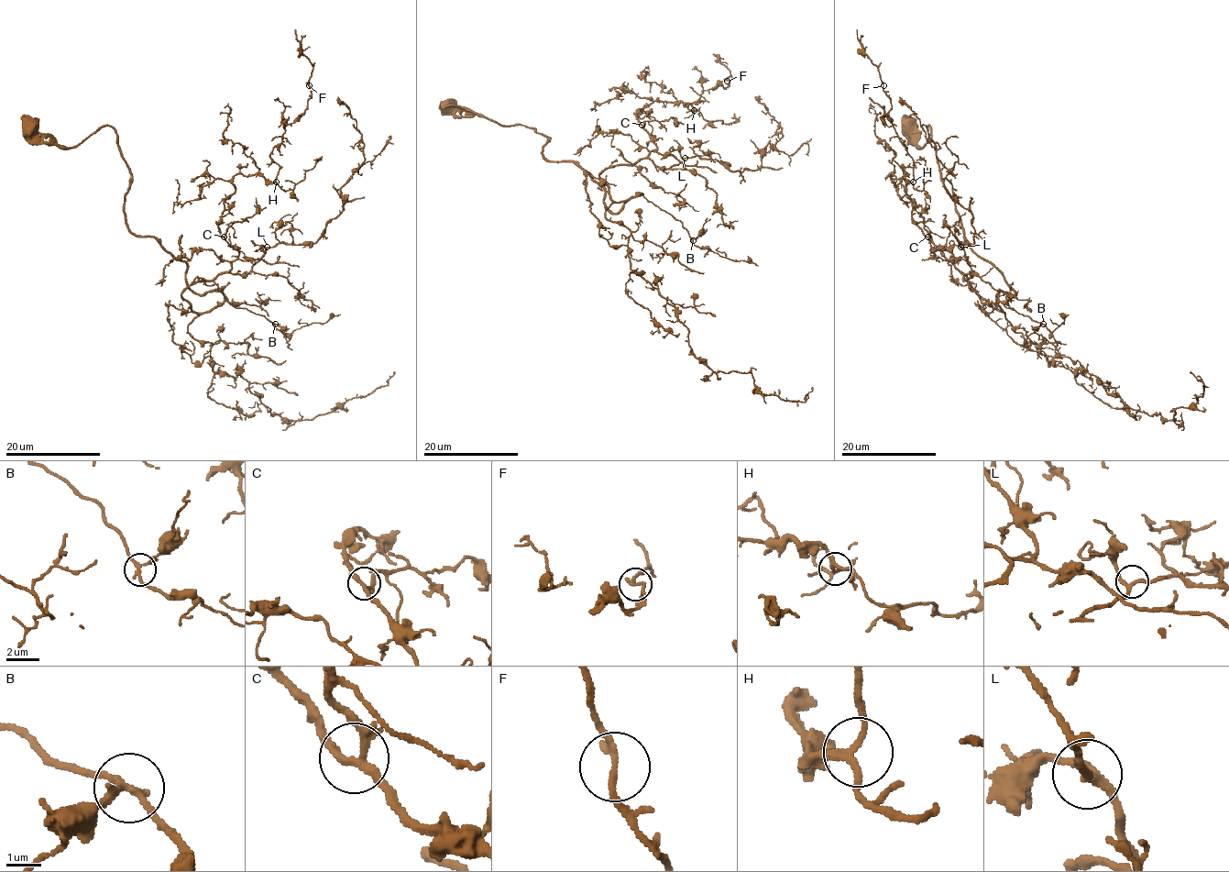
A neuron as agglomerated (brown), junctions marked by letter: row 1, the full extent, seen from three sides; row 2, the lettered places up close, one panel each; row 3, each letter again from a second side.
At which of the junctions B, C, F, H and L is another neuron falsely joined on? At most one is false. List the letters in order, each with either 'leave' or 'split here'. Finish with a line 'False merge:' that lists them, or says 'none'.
B: leave
C: leave
F: leave
H: leave
L: leave
False merge: none

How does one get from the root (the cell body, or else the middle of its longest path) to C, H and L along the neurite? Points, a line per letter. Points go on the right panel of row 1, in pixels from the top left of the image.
C: (909, 126), (920, 148), (929, 126), (964, 241), (1015, 293), (998, 291), (1004, 312), (927, 237)
H: (909, 126), (920, 148), (929, 126), (964, 241), (1015, 293), (998, 291), (1004, 312), (912, 217), (913, 182)
L: (909, 126), (920, 148), (929, 126), (964, 241), (1015, 293), (998, 291), (1004, 312), (967, 282), (960, 247)

